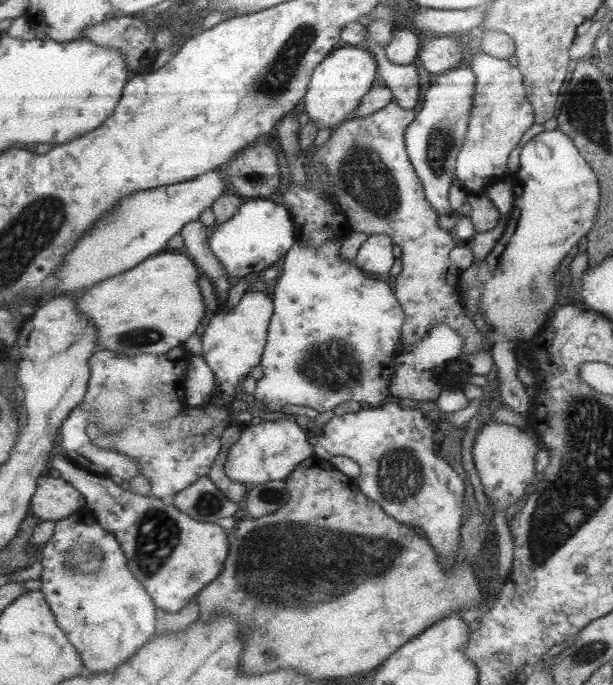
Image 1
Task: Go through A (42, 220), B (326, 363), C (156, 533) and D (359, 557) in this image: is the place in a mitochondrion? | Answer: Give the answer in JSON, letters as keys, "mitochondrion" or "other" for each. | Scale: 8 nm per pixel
{"A":"mitochondrion","B":"mitochondrion","C":"mitochondrion","D":"mitochondrion"}

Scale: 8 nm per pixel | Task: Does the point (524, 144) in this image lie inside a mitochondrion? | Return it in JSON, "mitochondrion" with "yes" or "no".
{"mitochondrion":"no"}

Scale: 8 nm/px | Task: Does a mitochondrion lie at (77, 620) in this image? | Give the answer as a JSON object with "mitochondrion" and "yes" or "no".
{"mitochondrion":"no"}

